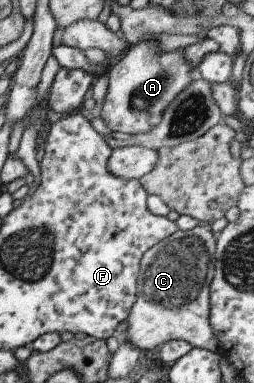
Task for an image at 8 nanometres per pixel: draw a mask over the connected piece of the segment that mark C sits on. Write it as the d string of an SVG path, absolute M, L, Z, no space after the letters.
M198 224L190 231L175 231L170 237L164 238L159 244L152 246L142 256L137 277L137 298L127 317L127 334L118 337L127 341L138 350L157 349L169 341L182 340L190 347L197 347L217 353L218 342L211 332L210 315L210 284L213 278L215 238L207 225Z

